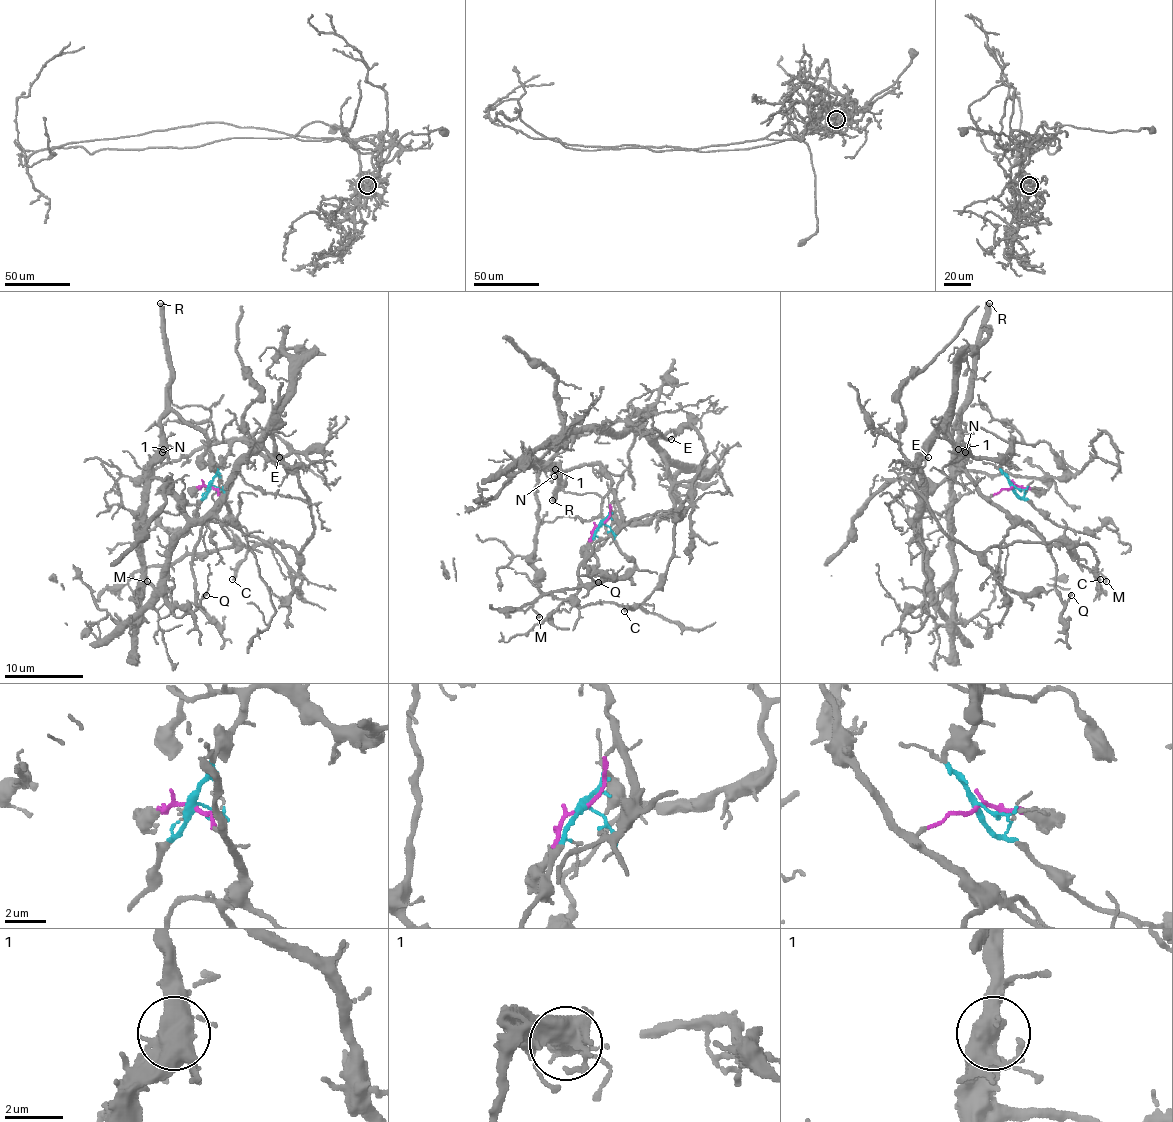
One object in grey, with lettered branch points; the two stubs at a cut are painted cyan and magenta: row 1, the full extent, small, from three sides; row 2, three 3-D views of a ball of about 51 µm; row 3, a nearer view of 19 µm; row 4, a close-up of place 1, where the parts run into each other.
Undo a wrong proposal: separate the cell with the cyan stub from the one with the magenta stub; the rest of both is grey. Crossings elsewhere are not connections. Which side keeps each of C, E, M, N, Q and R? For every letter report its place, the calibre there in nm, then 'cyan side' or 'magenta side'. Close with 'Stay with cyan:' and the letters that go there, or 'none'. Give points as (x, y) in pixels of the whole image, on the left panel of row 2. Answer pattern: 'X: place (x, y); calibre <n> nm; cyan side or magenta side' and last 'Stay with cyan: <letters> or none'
C: place (232, 579); calibre 260 nm; cyan side
E: place (279, 457); calibre 100 nm; cyan side
M: place (147, 581); calibre 140 nm; magenta side
N: place (162, 452); calibre 140 nm; magenta side
Q: place (206, 595); calibre 130 nm; magenta side
R: place (160, 303); calibre 500 nm; magenta side
Stay with cyan: C, E

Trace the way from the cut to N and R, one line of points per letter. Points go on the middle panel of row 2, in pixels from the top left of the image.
N: (603, 523), (609, 517), (613, 495), (611, 481), (597, 463), (561, 471), (553, 469), (559, 473), (553, 475)
R: (603, 523), (609, 517), (613, 495), (611, 481), (597, 463), (579, 463), (561, 475), (561, 483), (551, 501)

